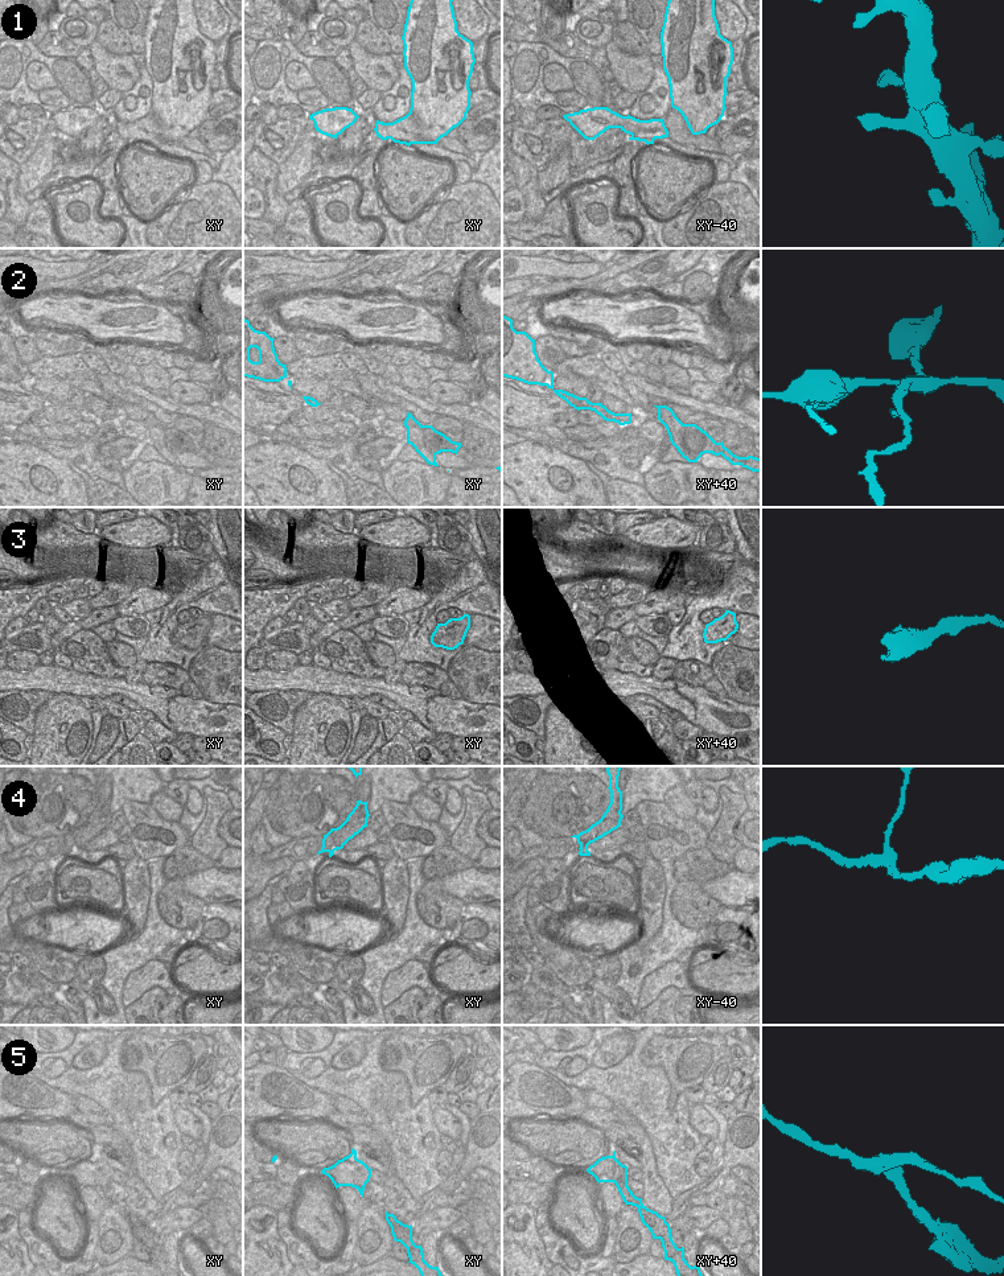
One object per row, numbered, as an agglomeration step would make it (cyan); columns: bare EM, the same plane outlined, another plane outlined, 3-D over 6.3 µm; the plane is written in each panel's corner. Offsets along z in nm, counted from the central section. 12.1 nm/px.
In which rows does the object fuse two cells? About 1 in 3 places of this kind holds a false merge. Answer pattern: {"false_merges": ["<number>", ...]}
{"false_merges": ["2", "4", "5"]}

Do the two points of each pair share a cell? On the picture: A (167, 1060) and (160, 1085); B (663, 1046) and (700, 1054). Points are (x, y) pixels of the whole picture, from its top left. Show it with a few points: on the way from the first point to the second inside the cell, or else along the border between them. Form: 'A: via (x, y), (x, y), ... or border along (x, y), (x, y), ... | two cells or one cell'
A: via (167, 1066), (163, 1078) | one cell
B: via (673, 1046), (688, 1046), (691, 1049) | one cell

